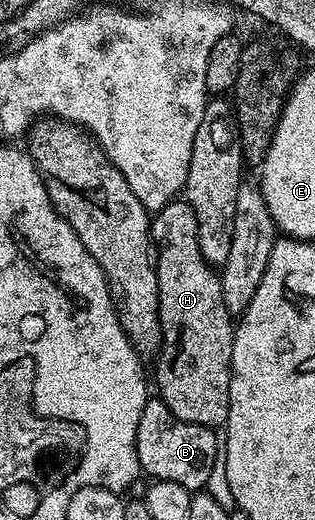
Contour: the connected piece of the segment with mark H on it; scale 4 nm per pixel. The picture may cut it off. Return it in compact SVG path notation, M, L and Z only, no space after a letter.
M177 198L161 208L150 220L150 235L155 248L158 306L160 307L160 350L155 357L154 388L174 418L216 430L228 423L230 382L232 381L232 338L234 316L222 298L217 269L202 258L198 248L198 218L187 200Z

